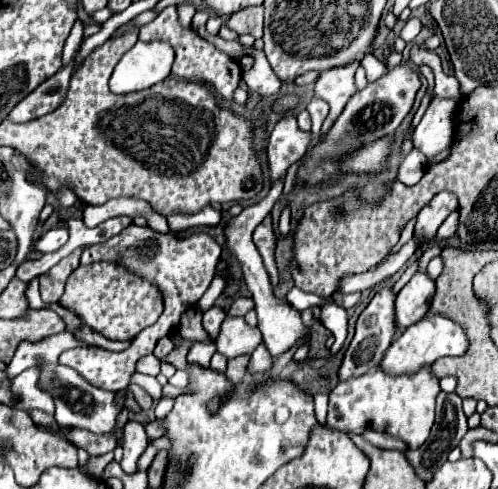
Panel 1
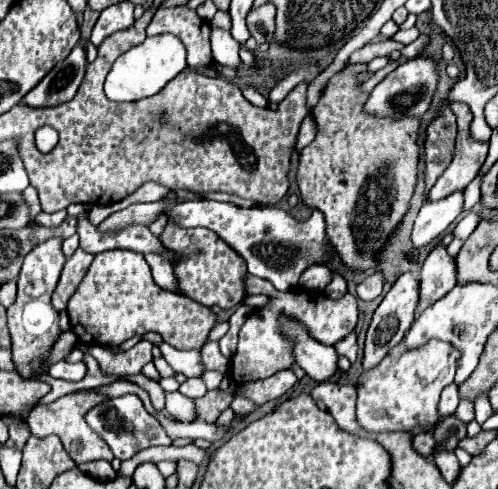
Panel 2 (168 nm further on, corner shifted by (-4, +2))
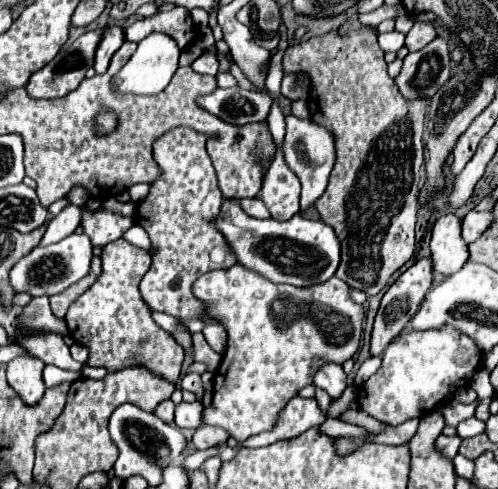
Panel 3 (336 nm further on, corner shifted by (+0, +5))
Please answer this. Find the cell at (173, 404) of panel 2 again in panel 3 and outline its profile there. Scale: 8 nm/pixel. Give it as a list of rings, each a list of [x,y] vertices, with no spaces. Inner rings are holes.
[[[198,401],[176,405],[176,419],[174,419],[176,427],[180,427],[180,429],[198,429],[200,423],[202,423],[200,411],[202,411],[202,405]]]

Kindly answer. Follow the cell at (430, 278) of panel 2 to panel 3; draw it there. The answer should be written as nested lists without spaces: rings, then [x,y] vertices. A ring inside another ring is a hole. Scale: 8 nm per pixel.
[[[454,213],[442,215],[432,229],[432,263],[434,277],[446,279],[468,261],[468,243],[462,239],[462,219]]]

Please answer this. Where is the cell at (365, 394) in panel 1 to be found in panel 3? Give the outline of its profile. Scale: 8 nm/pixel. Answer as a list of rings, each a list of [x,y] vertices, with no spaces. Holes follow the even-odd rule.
[[[440,327],[440,329],[426,329],[426,331],[404,331],[382,353],[380,369],[360,387],[358,403],[374,419],[386,425],[400,425],[408,419],[422,417],[424,413],[434,411],[436,405],[450,401],[458,389],[458,381],[472,379],[480,363],[482,363],[482,355],[476,347],[476,341],[472,341],[466,333],[460,333],[458,329]]]

